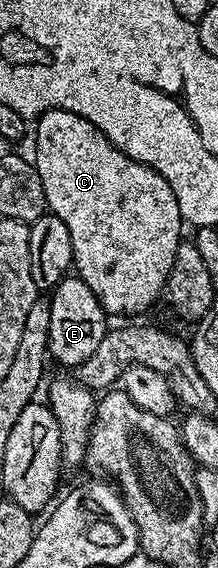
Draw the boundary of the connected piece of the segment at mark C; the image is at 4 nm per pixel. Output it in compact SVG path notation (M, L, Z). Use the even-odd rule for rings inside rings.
M50 109L39 116L33 125L33 137L35 133L35 157L33 156L33 164L37 172L41 175L41 187L45 187L45 199L50 212L57 215L57 219L61 219L61 223L65 223L65 227L69 227L69 237L73 239L73 262L74 272L89 287L89 291L93 291L93 295L97 295L97 299L103 305L104 313L119 317L127 317L123 319L135 319L138 313L143 313L158 297L164 296L167 280L169 279L169 271L173 267L173 259L177 255L177 247L181 238L184 236L185 222L181 211L177 207L177 195L173 195L173 187L164 179L157 171L153 171L145 163L141 163L137 159L133 159L129 155L125 155L115 146L109 138L100 131L93 123L89 123L89 119L81 119L81 115L77 115L73 111L65 111L64 109Z

